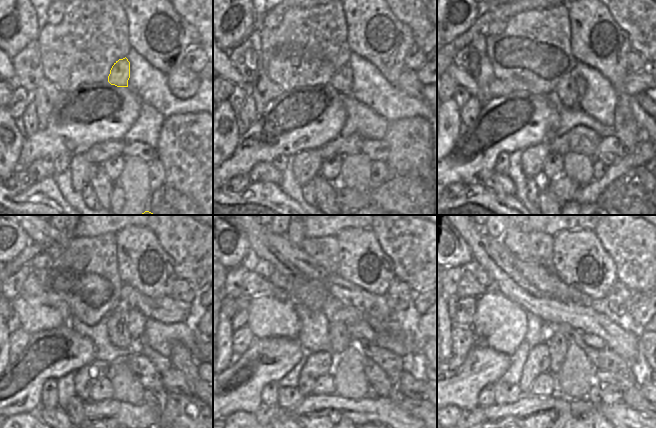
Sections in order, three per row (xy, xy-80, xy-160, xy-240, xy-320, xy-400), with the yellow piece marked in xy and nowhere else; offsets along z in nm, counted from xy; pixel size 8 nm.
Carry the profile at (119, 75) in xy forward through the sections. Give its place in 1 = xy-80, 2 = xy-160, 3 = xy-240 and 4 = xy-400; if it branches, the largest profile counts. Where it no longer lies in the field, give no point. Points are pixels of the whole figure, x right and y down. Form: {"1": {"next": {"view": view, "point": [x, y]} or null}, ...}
{"1": {"next": {"view": "xy-80", "point": [342, 81]}}, "2": {"next": {"view": "xy-160", "point": [566, 90]}}, "3": {"next": {"view": "xy-240", "point": [117, 325]}}, "4": {"next": {"view": "xy-400", "point": [558, 345]}}}

